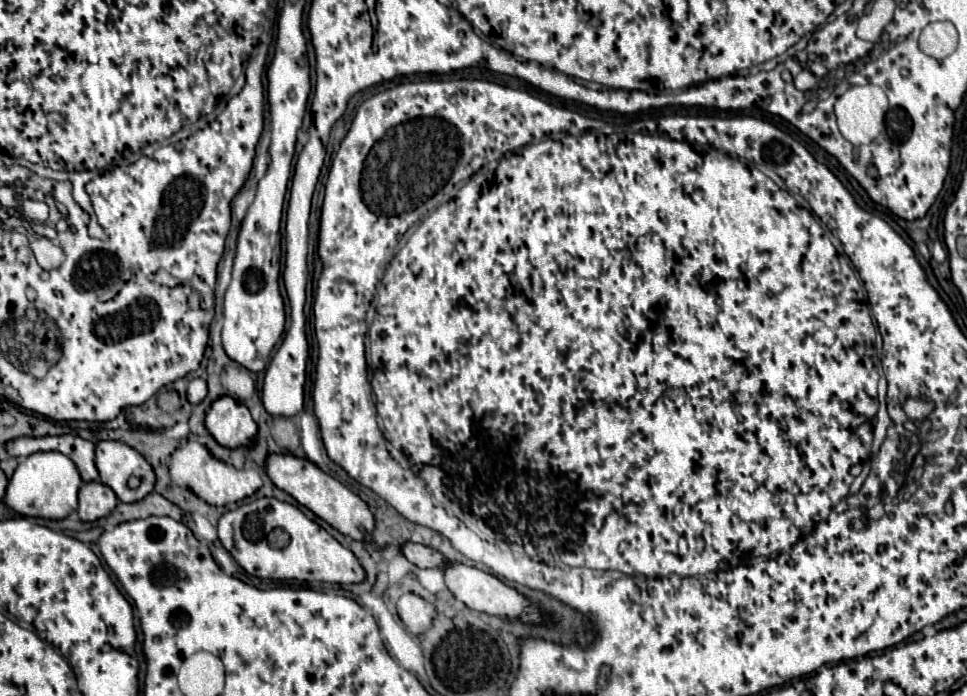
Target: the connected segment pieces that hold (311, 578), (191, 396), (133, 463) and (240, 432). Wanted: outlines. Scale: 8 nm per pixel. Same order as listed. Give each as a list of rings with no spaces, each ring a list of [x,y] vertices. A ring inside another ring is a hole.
[[[258,498],[250,504],[238,506],[220,516],[218,538],[222,546],[234,556],[234,560],[252,576],[270,580],[304,580],[304,582],[332,582],[354,584],[366,578],[356,556],[334,540],[322,526],[312,522],[296,506],[280,502],[276,498]],[[282,528],[288,534],[288,546],[274,548],[268,542],[268,534]]]
[[[194,378],[188,382],[188,400],[192,404],[198,404],[200,400],[206,398],[206,380],[204,378]]]
[[[98,442],[96,468],[100,472],[100,482],[110,486],[120,502],[138,502],[150,494],[156,484],[154,470],[146,458],[122,442]],[[130,476],[140,478],[136,490],[128,488]]]
[[[220,396],[210,404],[204,426],[218,444],[228,448],[250,444],[258,430],[248,408],[232,396]]]

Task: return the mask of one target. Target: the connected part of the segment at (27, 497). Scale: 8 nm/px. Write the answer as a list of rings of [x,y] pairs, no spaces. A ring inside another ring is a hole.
[[[36,452],[30,454],[26,462],[18,464],[18,468],[14,470],[4,494],[4,504],[20,516],[60,520],[76,510],[80,484],[82,478],[68,456],[60,452]]]

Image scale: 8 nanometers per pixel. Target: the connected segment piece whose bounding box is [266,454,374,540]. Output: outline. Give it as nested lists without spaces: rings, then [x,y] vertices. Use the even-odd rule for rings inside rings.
[[[268,454],[266,456],[266,474],[272,480],[272,484],[292,498],[298,500],[298,504],[312,510],[318,518],[328,522],[332,528],[336,528],[342,534],[348,534],[354,540],[368,540],[374,530],[374,516],[366,502],[362,502],[354,492],[344,488],[338,480],[322,472],[314,462],[306,458],[296,458],[292,454]]]

